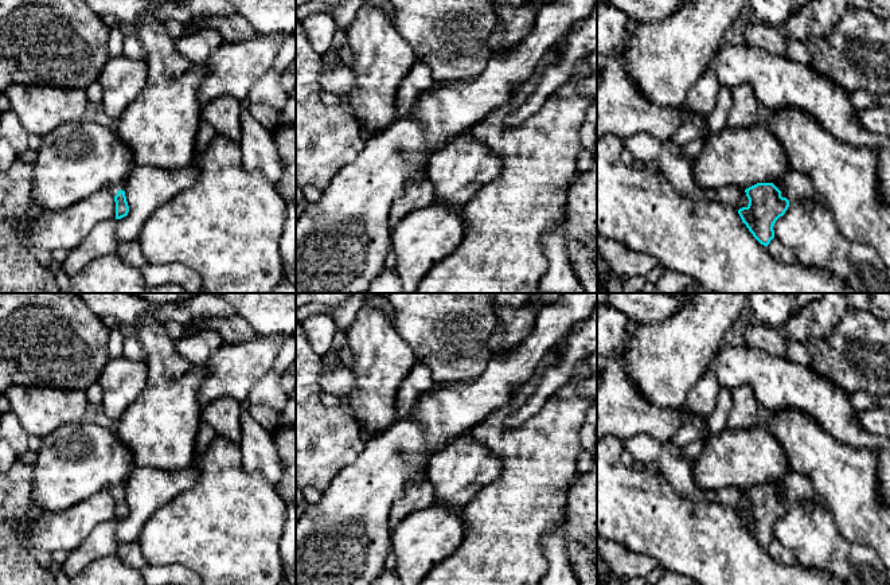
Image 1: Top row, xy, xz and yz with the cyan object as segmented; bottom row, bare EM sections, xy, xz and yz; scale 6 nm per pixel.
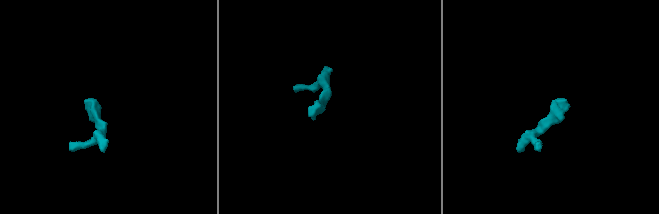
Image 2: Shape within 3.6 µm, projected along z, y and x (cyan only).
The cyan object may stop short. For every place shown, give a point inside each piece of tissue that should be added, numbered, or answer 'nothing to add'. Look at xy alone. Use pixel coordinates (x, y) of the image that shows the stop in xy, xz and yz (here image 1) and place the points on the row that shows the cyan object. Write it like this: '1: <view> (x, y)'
1: xy (114, 188)

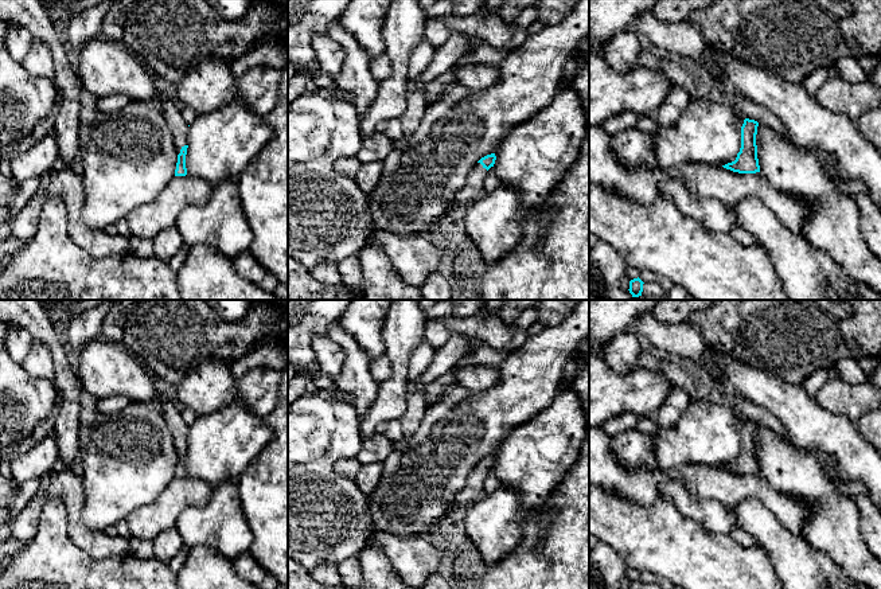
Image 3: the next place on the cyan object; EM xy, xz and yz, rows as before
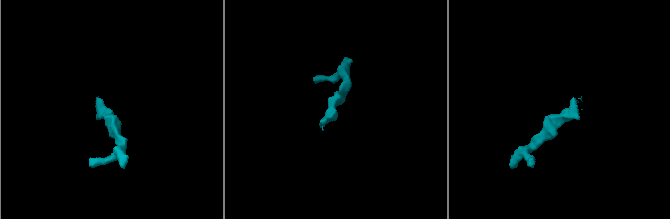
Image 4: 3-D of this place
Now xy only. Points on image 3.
1: xy (170, 106)

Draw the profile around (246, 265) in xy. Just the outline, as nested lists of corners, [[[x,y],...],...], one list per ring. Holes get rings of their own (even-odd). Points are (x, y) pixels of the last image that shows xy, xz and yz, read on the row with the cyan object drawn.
[[[243,251],[237,256],[234,260],[234,266],[237,272],[250,280],[252,282],[257,284],[258,286],[274,292],[278,286],[278,280],[269,273],[253,256],[252,253]]]

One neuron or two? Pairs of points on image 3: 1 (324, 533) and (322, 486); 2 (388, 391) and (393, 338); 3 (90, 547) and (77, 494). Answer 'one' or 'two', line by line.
1: one
2: one
3: one

